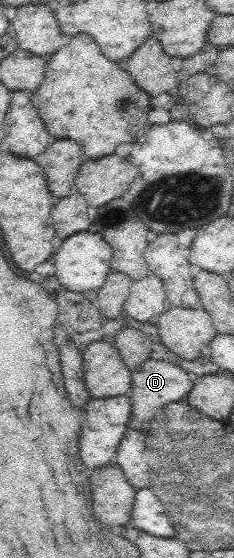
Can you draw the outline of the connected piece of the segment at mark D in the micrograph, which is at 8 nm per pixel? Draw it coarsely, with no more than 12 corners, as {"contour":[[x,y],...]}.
{"contour":[[147,360],[131,372],[129,425],[143,433],[157,410],[187,401],[194,378]]}

